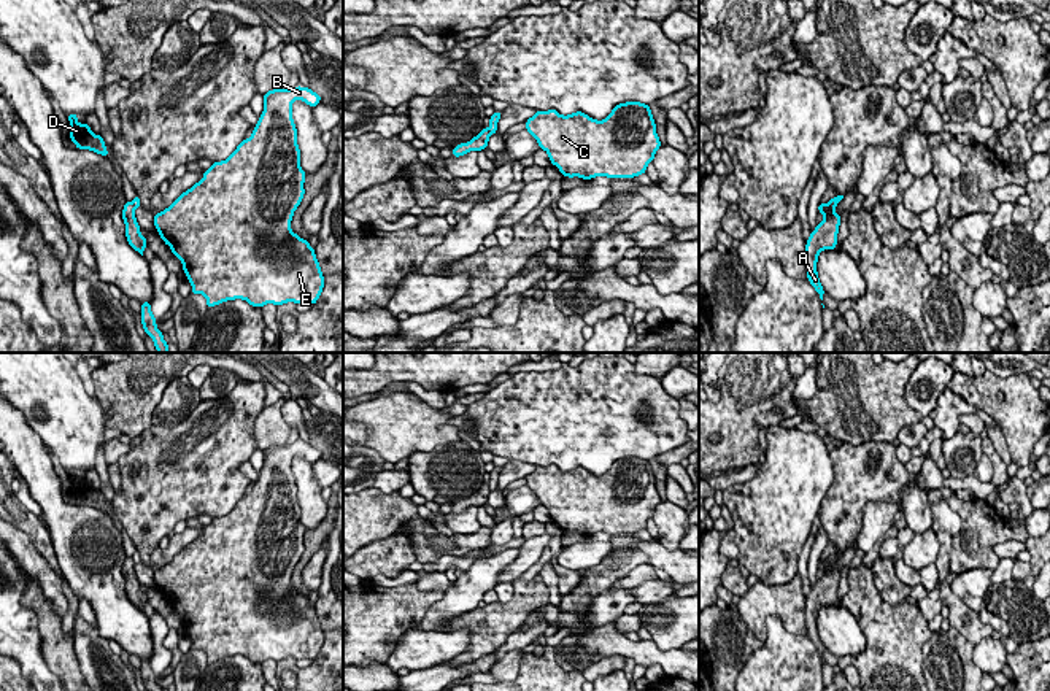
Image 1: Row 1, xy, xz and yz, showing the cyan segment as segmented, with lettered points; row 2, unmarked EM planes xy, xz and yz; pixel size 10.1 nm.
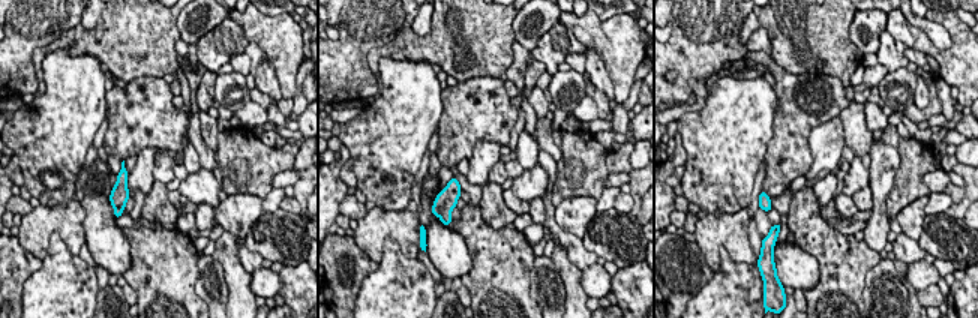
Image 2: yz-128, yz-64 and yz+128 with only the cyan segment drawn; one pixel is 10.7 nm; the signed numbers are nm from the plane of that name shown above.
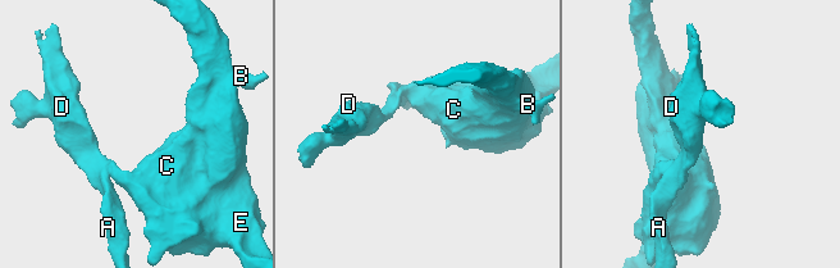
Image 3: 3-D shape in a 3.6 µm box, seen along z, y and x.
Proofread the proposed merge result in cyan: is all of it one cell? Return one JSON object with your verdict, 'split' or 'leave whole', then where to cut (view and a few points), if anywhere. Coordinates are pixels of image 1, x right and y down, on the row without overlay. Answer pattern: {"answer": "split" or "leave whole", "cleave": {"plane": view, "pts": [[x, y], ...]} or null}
{"answer": "split", "cleave": {"plane": "yz", "pts": [[837, 553], [837, 558], [825, 571]]}}

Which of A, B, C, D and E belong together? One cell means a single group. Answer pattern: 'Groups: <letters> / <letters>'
Groups: A D / B C E

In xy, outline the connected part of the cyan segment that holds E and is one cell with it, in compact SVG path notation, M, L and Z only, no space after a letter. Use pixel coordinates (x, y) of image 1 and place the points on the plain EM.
M302 442L289 446L272 445L264 450L264 467L251 492L243 496L226 516L213 518L205 526L203 534L168 564L154 569L154 583L173 612L181 616L183 627L192 640L191 650L202 650L208 664L235 654L246 656L257 664L267 659L278 662L288 658L315 661L322 648L324 631L315 604L291 586L294 567L305 551L307 531L300 523L297 484L292 475L294 456L302 456L315 464L321 457L321 451Z

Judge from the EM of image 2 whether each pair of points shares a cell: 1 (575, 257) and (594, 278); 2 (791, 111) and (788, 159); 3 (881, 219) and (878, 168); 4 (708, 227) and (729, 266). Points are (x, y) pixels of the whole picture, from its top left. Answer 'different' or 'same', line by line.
1: different
2: same
3: same
4: different

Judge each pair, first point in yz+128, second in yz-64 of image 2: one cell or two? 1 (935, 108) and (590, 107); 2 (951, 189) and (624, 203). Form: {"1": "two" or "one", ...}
{"1": "two", "2": "one"}

